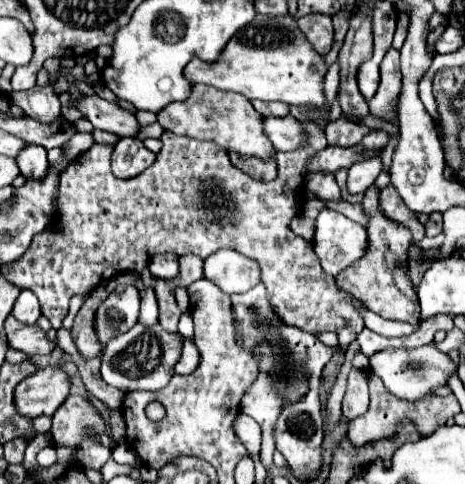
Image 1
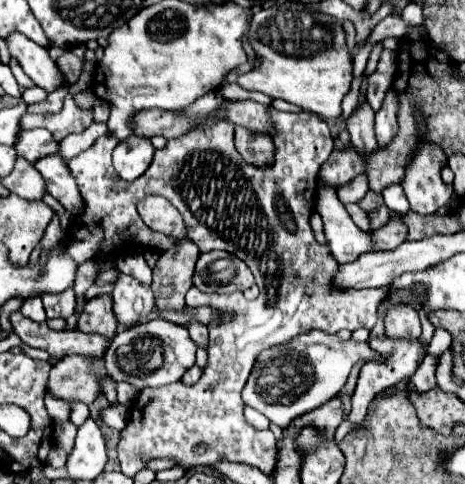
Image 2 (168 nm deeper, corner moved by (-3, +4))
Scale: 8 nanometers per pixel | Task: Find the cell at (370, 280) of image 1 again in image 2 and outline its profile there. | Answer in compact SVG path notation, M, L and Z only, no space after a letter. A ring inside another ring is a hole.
M396 305L386 315L386 337L390 339L418 339L420 337L420 319L418 309L410 305Z

